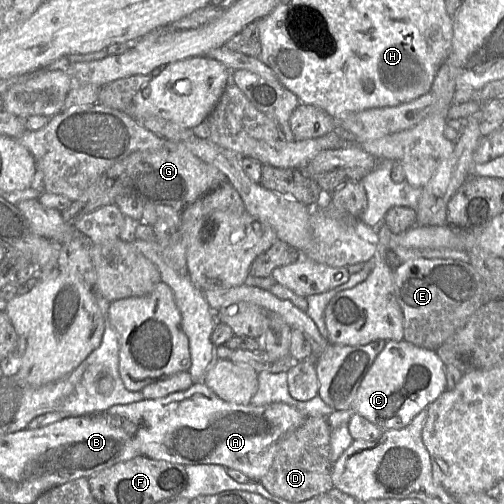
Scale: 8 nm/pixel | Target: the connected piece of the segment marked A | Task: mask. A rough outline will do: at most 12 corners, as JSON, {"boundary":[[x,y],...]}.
{"boundary":[[203,381],[99,415],[142,456],[252,482],[304,414]]}

